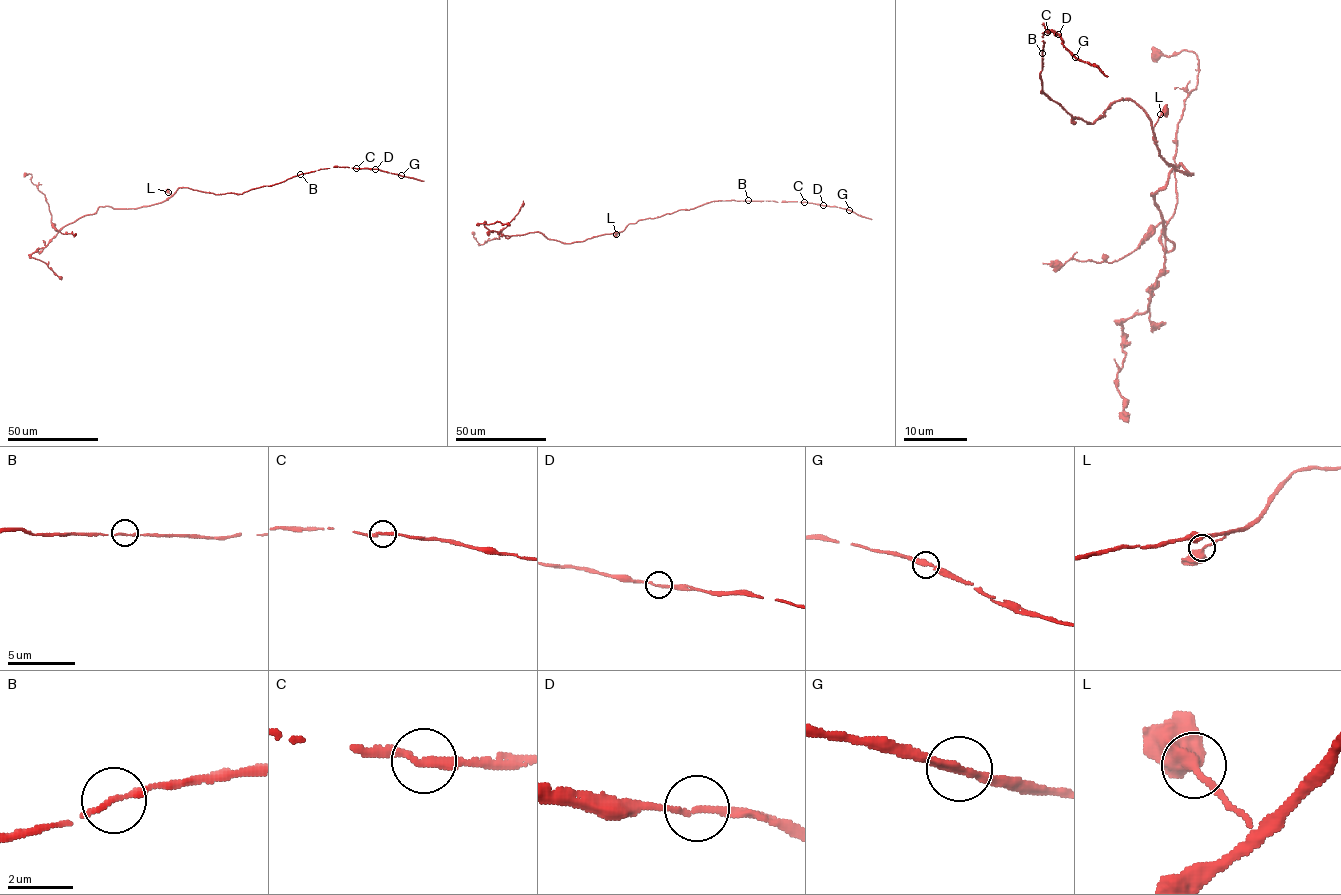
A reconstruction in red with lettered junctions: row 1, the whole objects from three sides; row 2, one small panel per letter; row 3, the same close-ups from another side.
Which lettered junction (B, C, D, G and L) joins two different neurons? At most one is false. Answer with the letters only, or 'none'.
none

